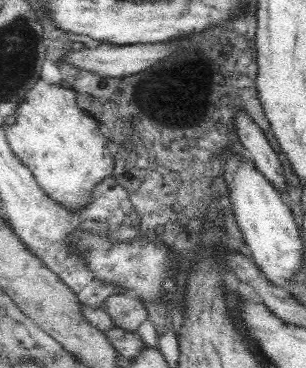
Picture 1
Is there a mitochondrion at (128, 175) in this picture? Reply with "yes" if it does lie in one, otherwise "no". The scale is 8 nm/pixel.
no

